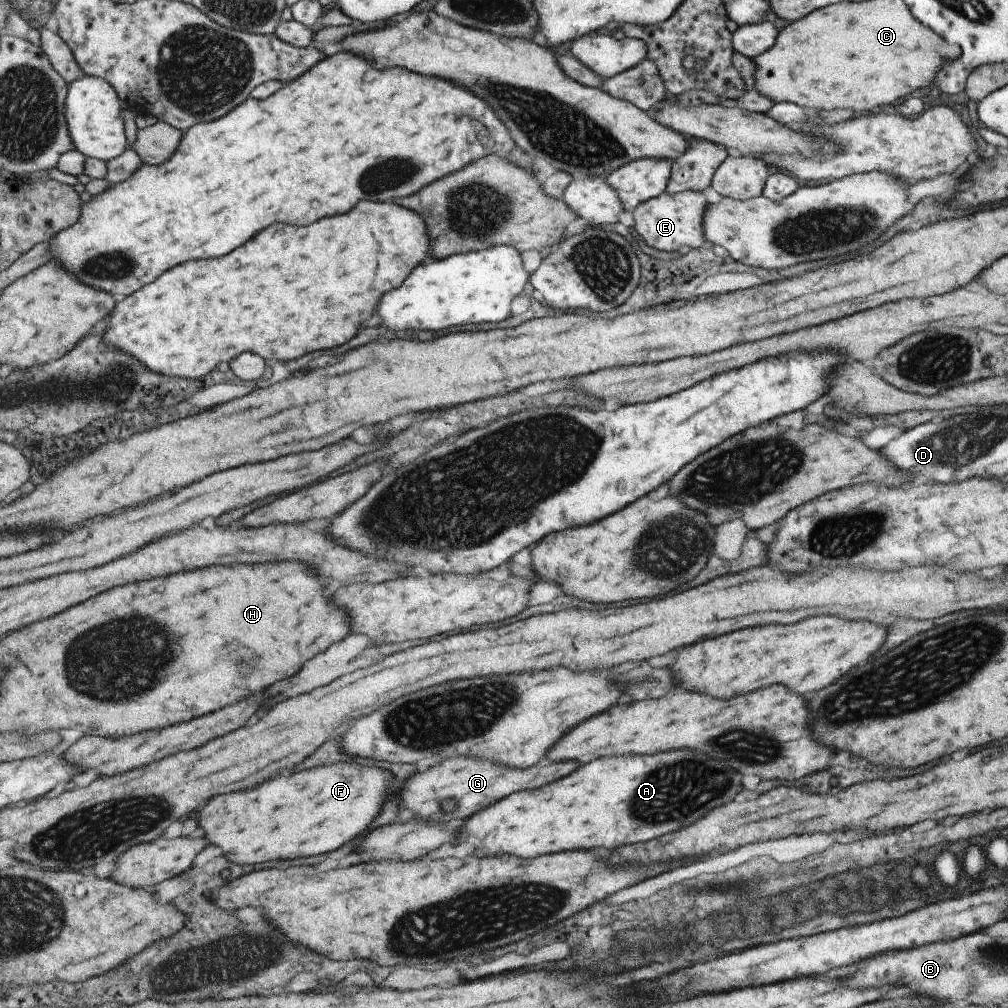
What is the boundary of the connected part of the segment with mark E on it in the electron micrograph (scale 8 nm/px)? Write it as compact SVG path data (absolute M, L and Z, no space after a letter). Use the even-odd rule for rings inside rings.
M684 190L678 193L663 191L635 206L631 211L635 222L633 227L647 246L657 250L676 250L681 244L696 249L705 244L702 218L708 204L702 191Z

